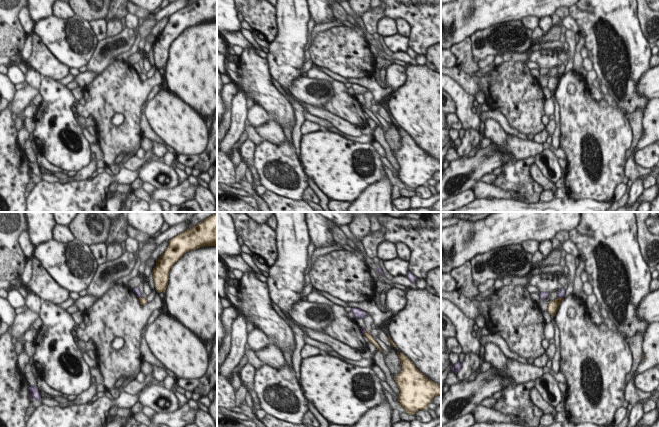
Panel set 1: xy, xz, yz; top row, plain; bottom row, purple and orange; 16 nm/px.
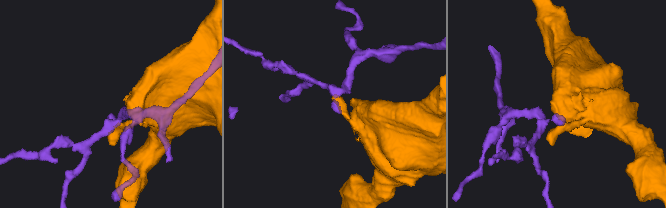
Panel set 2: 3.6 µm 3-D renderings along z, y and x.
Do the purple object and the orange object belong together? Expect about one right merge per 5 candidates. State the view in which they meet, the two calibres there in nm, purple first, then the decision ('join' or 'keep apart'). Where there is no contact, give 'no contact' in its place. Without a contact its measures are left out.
meets purple in yz; 120 nm thick on the purple side, 160 nm on the other; keep apart

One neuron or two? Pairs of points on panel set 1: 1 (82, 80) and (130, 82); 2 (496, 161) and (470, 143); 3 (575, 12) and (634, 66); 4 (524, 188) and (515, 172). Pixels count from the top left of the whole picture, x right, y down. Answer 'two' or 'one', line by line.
1: two
2: two
3: one
4: one

